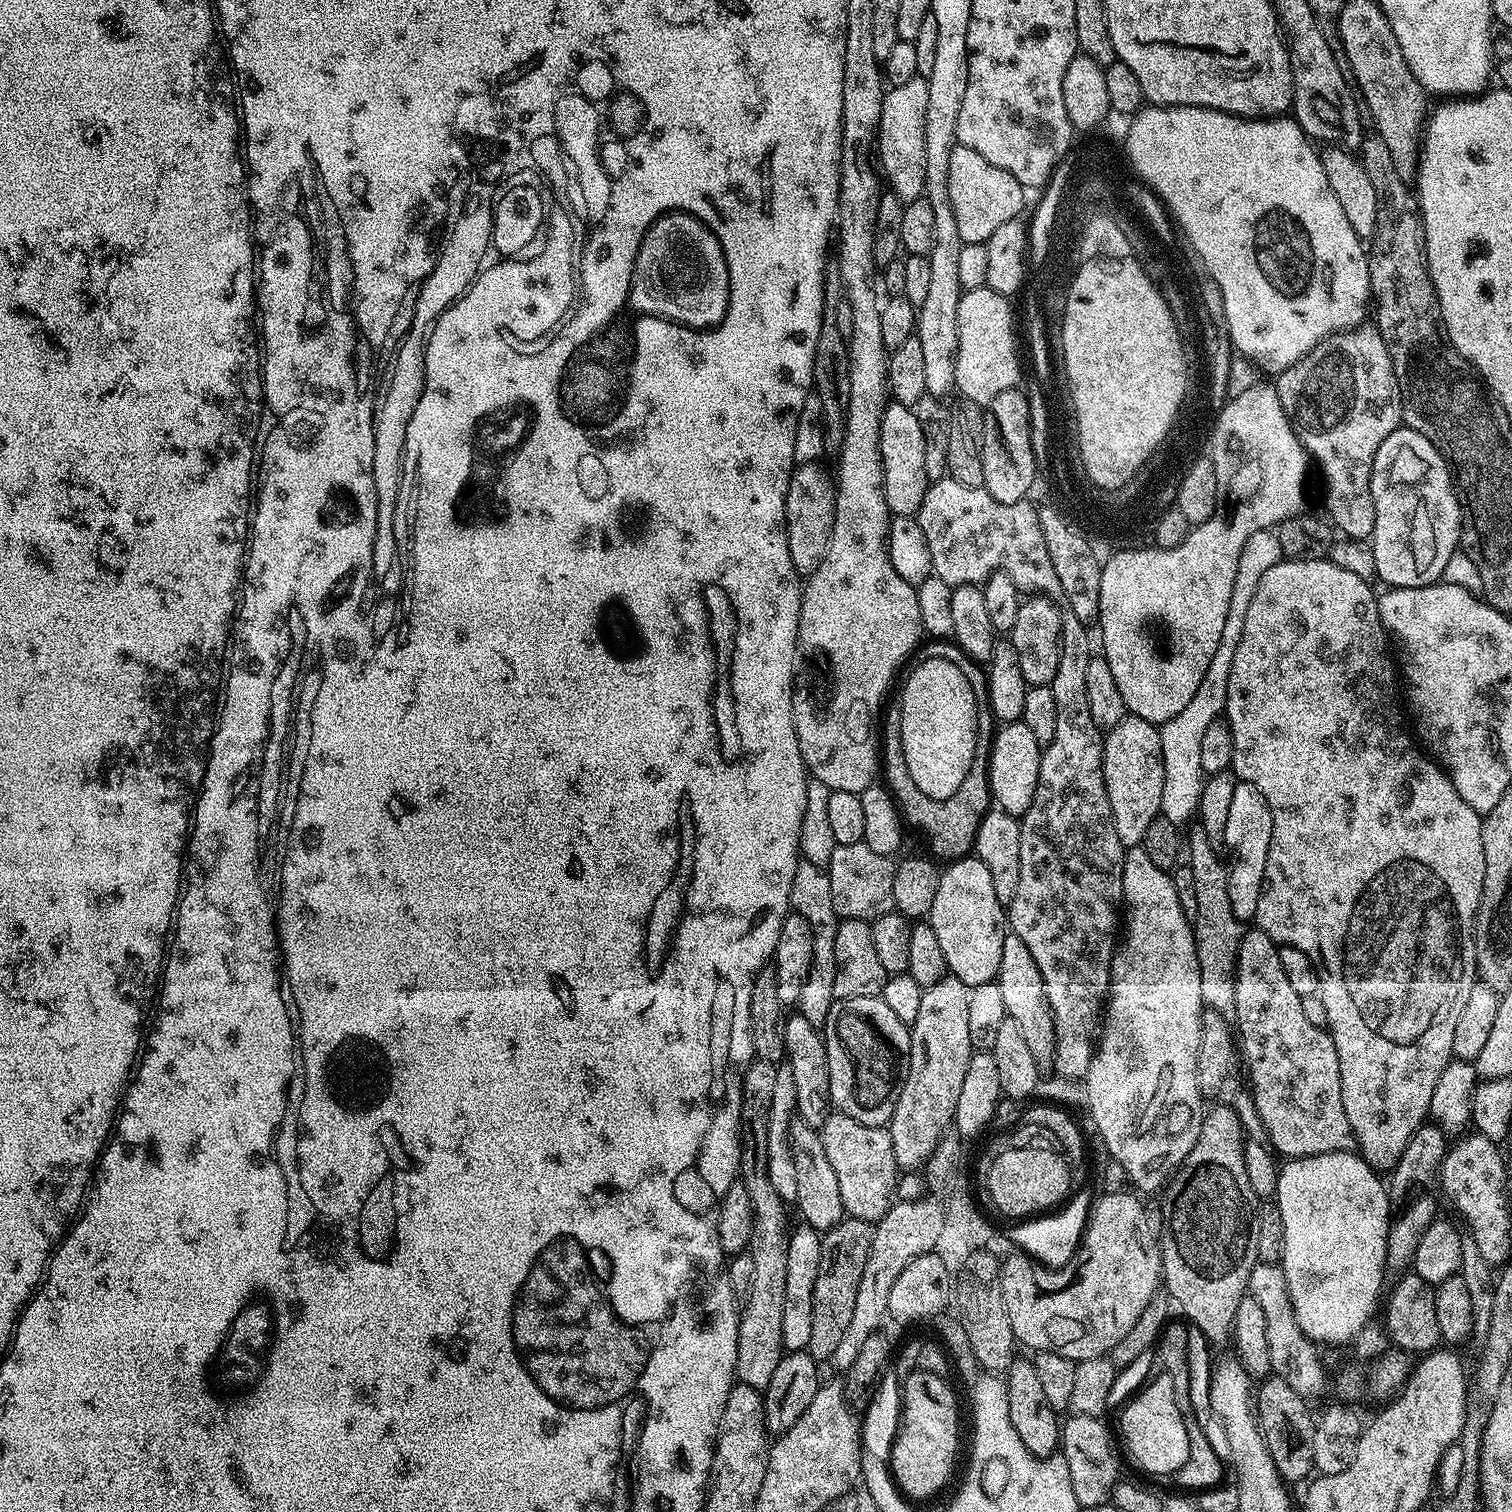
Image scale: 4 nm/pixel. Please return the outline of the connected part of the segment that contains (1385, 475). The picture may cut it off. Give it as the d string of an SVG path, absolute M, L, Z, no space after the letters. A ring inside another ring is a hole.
M1401 426L1390 434L1390 438L1386 438L1386 442L1382 442L1382 446L1378 446L1378 454L1374 454L1370 490L1374 494L1374 530L1370 537L1370 547L1374 554L1374 566L1378 580L1381 580L1388 588L1421 588L1427 584L1437 583L1444 575L1446 562L1450 562L1450 554L1454 554L1458 550L1460 543L1460 497L1456 494L1448 461L1441 458L1436 447L1426 438L1422 438L1422 434L1418 434L1412 428Z

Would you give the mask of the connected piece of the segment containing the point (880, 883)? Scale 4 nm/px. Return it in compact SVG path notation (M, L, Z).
M863 842L850 846L838 844L834 854L830 854L826 871L830 878L830 898L834 902L837 917L871 922L895 909L896 864L893 857L874 854L874 850L870 850L870 846L866 846Z

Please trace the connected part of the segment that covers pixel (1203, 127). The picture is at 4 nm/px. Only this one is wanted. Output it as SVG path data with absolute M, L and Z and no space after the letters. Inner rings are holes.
M1169 104L1167 106L1144 106L1131 117L1132 125L1126 128L1126 152L1131 160L1135 160L1138 174L1143 174L1146 182L1154 186L1154 190L1162 193L1171 208L1176 208L1179 224L1184 224L1186 236L1200 248L1200 253L1208 256L1211 269L1216 272L1216 281L1223 287L1226 320L1229 323L1231 347L1237 353L1260 365L1265 373L1279 374L1286 371L1294 362L1311 350L1319 340L1342 330L1357 325L1363 314L1364 303L1369 303L1372 287L1368 273L1368 254L1360 236L1354 234L1354 226L1350 226L1346 213L1334 198L1334 190L1330 190L1330 182L1326 182L1326 170L1322 170L1321 153L1315 152L1313 141L1300 129L1295 119L1287 115L1271 118L1249 118L1232 116L1229 112L1219 112L1213 108L1199 108L1185 104Z

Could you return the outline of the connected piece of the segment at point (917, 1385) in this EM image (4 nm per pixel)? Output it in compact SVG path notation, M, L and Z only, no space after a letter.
M910 1372L902 1380L900 1424L893 1438L890 1467L896 1488L905 1497L924 1502L952 1476L956 1447L960 1444L960 1416L956 1413L956 1396L945 1377Z

